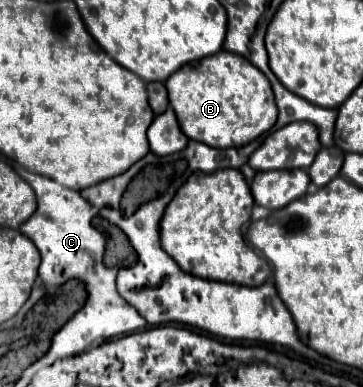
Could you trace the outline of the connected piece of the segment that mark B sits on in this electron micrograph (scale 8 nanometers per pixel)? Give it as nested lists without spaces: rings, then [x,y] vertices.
[[[220,50],[202,60],[184,64],[166,80],[166,88],[168,88],[170,108],[176,112],[182,132],[190,140],[198,140],[214,148],[244,146],[250,140],[264,134],[266,130],[270,130],[276,122],[276,104],[274,104],[274,94],[272,94],[268,78],[254,64],[244,60],[244,56],[238,56],[234,52]]]

